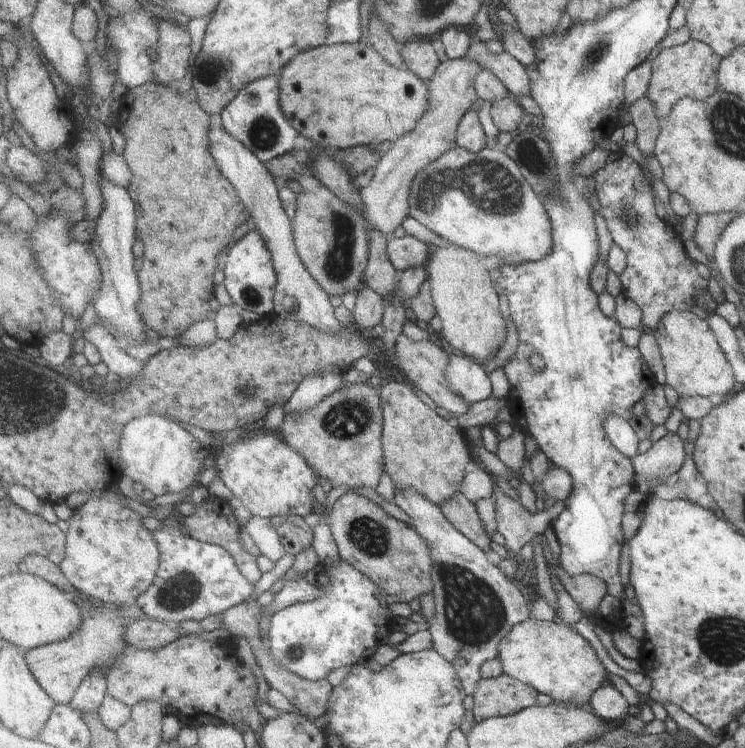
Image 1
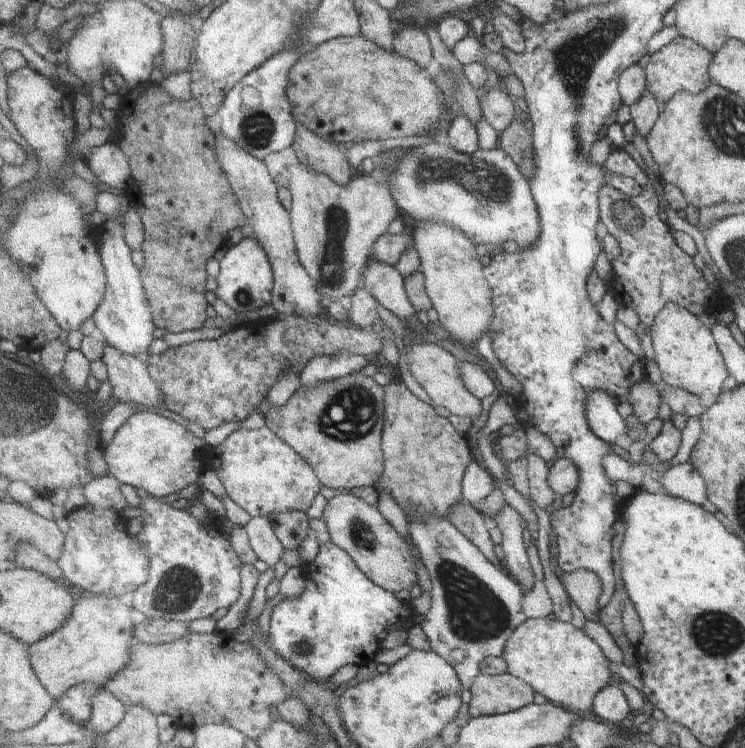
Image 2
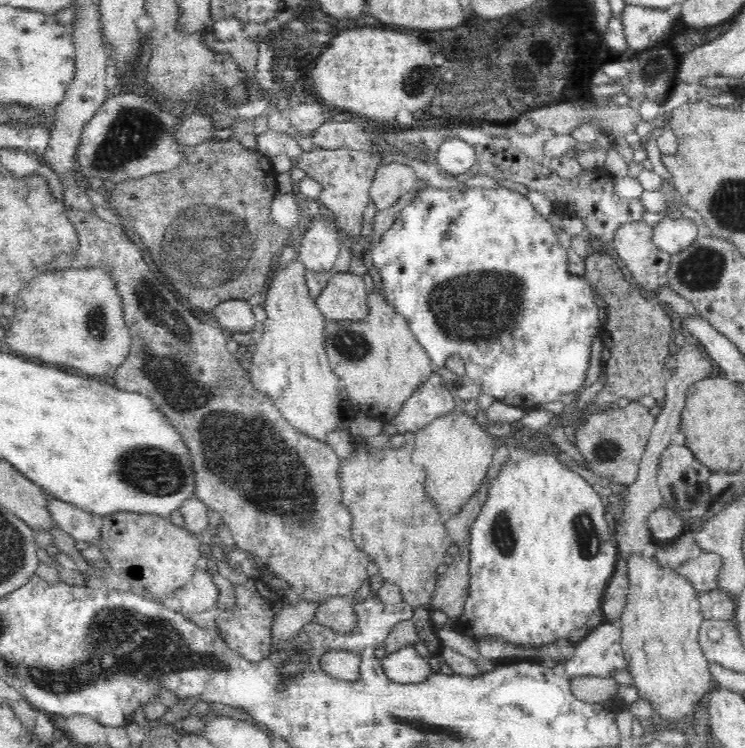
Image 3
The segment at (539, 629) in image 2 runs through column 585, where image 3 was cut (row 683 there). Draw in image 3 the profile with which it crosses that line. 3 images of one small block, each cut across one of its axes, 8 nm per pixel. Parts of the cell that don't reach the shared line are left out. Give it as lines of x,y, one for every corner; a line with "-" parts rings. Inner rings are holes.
632,555
627,558
627,566
629,591
626,608
620,618
622,625
620,642
624,659
628,663
626,670
630,671
632,677
632,685
636,686
640,698
652,704
660,726
672,727
674,722
690,722
693,714
698,712
700,702
705,701
712,684
709,660
704,656
698,642
700,626
705,619
700,612
699,594
694,592
690,582
676,571
660,567
654,557

